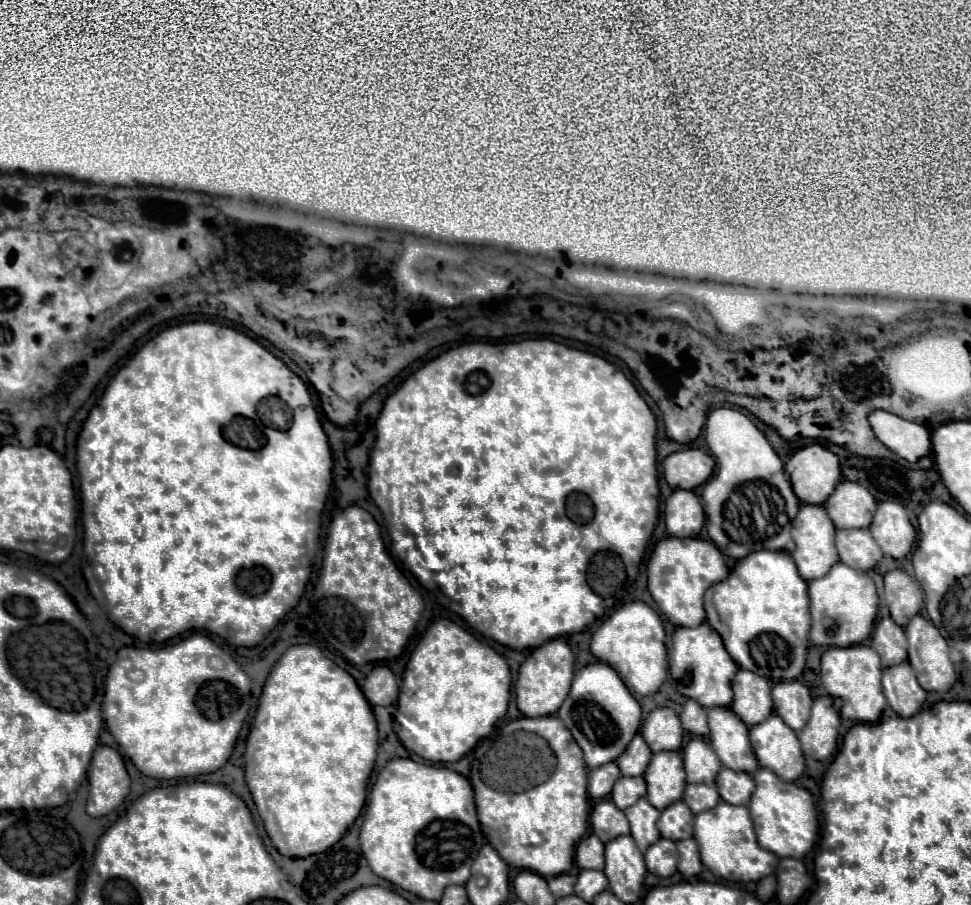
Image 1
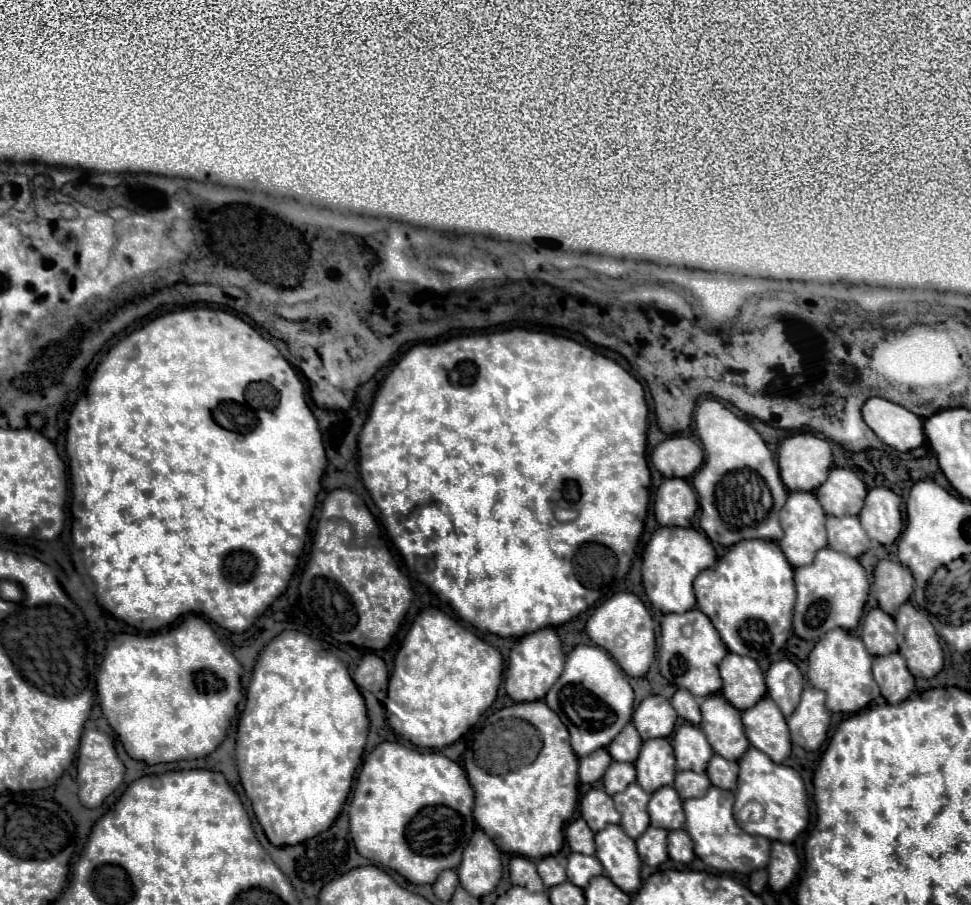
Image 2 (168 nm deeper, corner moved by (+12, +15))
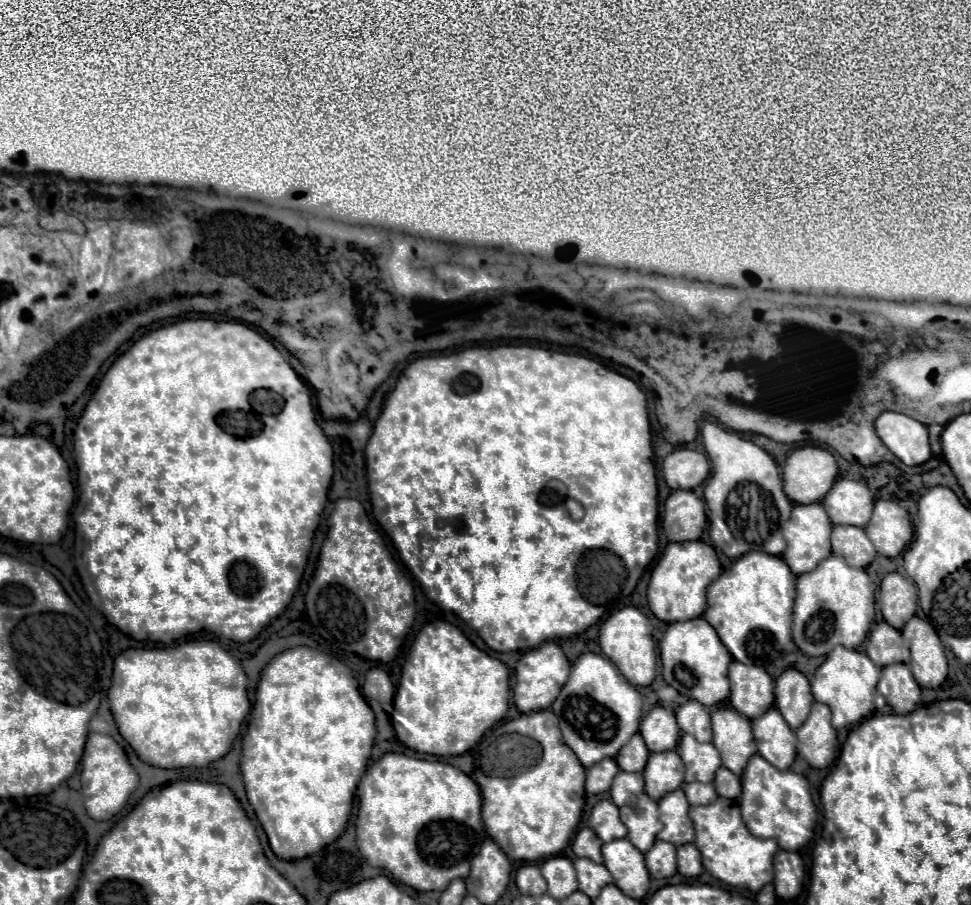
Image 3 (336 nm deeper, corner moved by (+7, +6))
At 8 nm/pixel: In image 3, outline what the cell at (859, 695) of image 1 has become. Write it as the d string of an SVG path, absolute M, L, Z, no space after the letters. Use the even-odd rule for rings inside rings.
M836 645L826 655L826 661L816 669L814 681L812 681L812 693L816 701L826 703L830 707L832 725L836 729L842 729L862 721L872 711L878 711L880 707L886 705L884 697L876 691L878 679L880 679L880 667L876 667L866 653Z

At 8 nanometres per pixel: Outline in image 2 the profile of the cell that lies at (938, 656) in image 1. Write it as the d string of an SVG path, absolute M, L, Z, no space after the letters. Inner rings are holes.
M907 602L899 608L895 622L905 630L905 660L909 672L917 678L933 678L943 668L943 650L929 618Z

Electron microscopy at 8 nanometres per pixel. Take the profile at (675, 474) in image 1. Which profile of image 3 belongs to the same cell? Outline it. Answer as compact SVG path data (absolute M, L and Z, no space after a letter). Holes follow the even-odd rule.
M676 449L664 457L662 475L670 489L694 489L710 473L706 455L692 449Z

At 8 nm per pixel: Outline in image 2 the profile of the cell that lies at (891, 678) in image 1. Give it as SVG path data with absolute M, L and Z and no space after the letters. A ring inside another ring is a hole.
M899 652L873 658L873 676L881 688L881 696L889 704L899 704L909 698L915 688L915 678Z

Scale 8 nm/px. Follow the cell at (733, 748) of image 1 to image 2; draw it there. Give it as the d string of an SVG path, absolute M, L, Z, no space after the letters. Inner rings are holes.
M713 694L703 698L701 714L701 730L705 732L713 750L727 760L739 760L739 756L743 756L743 752L749 748L739 710L727 704L721 694Z

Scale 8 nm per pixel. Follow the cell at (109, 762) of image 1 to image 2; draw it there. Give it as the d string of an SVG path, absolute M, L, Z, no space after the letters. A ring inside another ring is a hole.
M85 728L81 736L81 748L77 756L77 784L79 784L79 800L87 808L97 808L103 804L107 796L111 796L121 784L125 776L125 766L119 760L111 736L97 728Z

